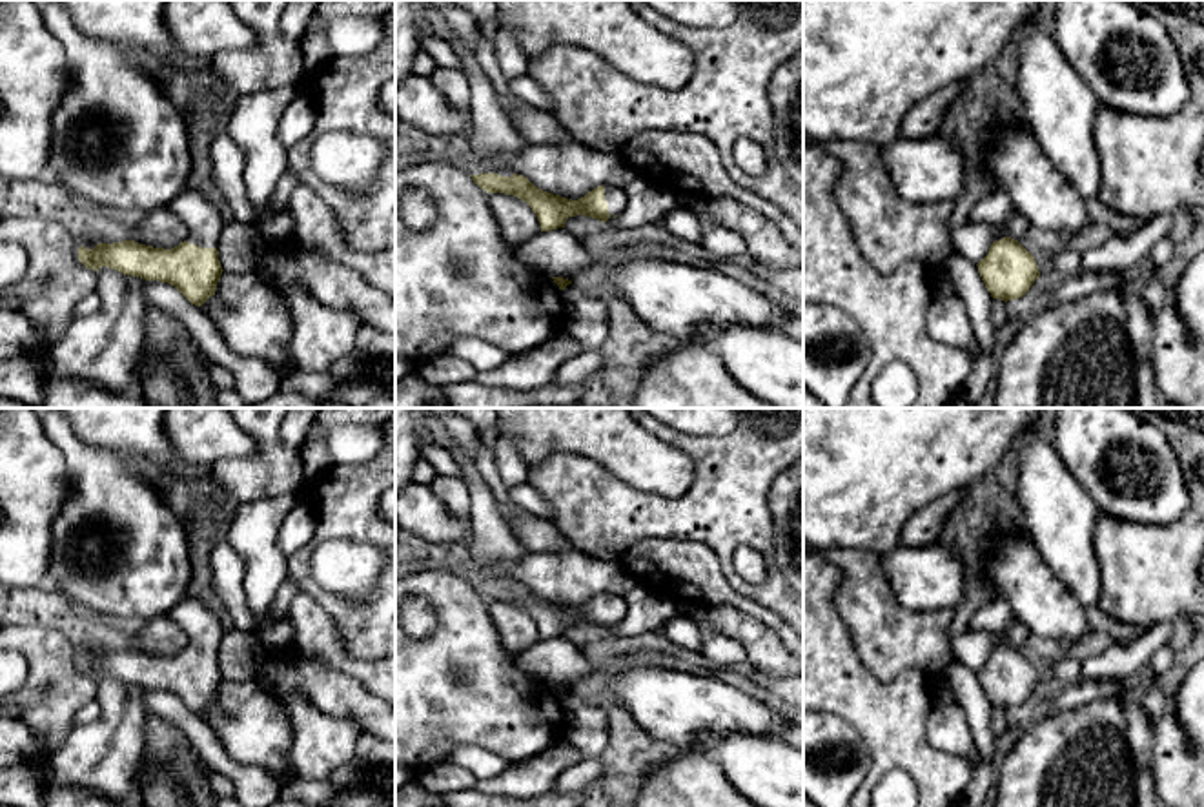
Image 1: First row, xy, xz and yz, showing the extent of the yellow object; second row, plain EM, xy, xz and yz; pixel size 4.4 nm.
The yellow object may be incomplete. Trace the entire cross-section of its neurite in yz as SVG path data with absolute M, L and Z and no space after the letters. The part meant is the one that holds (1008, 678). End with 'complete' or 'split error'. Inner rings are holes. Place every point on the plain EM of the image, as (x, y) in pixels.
M998 596L978 608L969 621L969 628L984 630L1002 639L976 674L991 705L1004 710L1024 705L1040 685L1035 665L1004 639L1015 623L1018 623L1015 612Z | split error

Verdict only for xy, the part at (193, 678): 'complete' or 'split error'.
split error

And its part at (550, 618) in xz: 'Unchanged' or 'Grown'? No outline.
Grown

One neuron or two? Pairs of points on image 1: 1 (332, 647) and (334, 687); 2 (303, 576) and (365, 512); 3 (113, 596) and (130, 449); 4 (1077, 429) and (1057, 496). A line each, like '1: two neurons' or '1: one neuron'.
1: two neurons
2: one neuron
3: two neurons
4: two neurons

